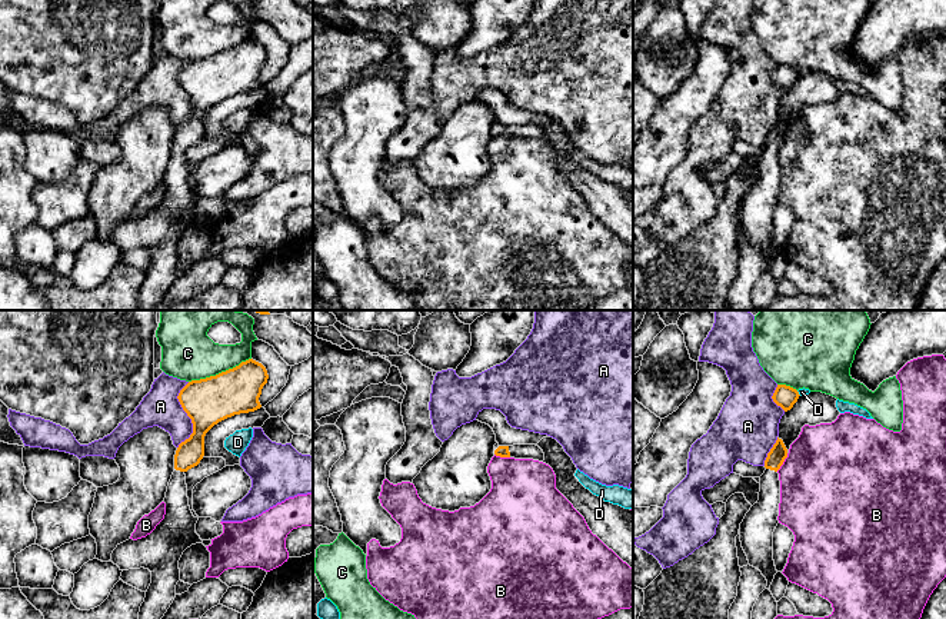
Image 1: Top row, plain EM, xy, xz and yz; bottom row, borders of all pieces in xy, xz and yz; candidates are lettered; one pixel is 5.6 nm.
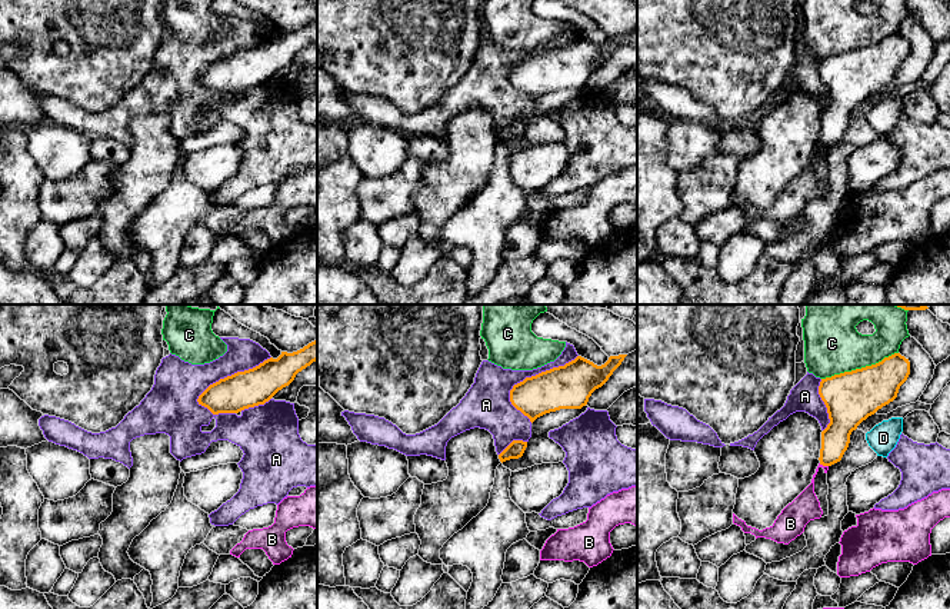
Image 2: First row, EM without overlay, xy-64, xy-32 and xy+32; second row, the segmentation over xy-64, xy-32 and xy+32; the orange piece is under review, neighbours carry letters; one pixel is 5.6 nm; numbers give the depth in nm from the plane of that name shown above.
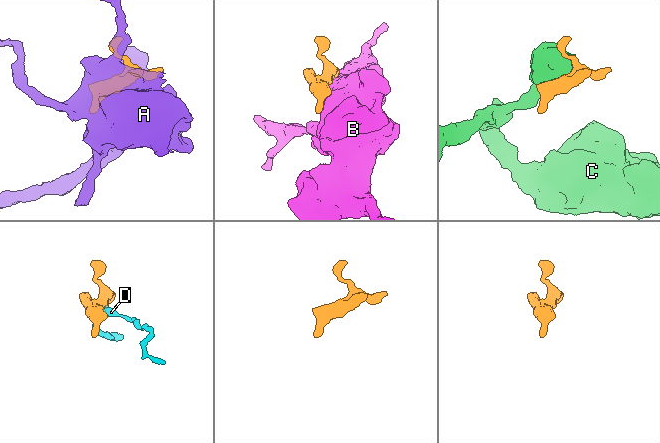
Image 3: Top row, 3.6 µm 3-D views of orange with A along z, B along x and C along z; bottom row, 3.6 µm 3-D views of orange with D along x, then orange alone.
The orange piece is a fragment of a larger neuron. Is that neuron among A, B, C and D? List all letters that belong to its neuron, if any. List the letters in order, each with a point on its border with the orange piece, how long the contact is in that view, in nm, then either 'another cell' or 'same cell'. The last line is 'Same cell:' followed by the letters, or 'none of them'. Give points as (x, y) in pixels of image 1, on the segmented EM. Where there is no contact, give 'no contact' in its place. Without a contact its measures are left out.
A: xy (187, 415) | 380 nm | another cell
B: yz (783, 461) | 120 nm | another cell
C: xy (219, 373) | 380 nm | another cell
D: yz (798, 393) | 40 nm | another cell
Same cell: none of them

